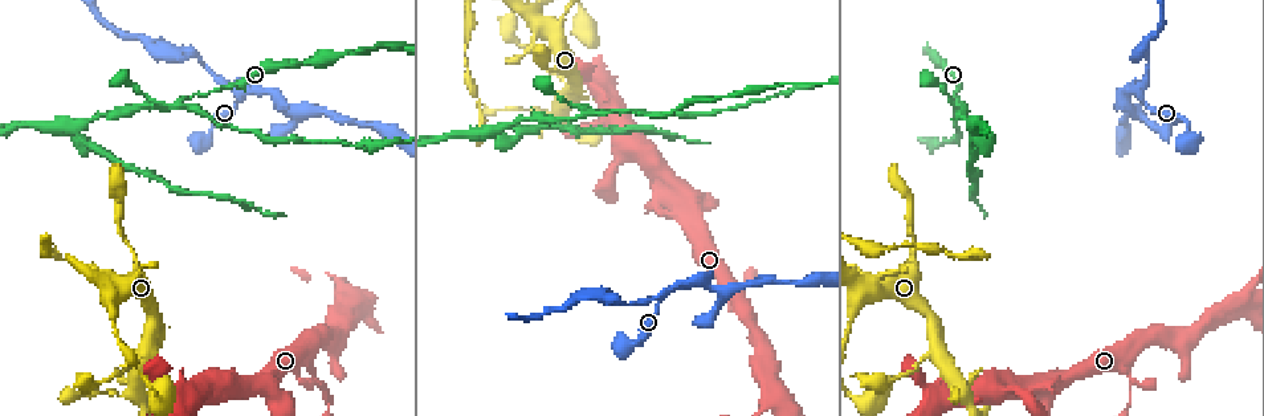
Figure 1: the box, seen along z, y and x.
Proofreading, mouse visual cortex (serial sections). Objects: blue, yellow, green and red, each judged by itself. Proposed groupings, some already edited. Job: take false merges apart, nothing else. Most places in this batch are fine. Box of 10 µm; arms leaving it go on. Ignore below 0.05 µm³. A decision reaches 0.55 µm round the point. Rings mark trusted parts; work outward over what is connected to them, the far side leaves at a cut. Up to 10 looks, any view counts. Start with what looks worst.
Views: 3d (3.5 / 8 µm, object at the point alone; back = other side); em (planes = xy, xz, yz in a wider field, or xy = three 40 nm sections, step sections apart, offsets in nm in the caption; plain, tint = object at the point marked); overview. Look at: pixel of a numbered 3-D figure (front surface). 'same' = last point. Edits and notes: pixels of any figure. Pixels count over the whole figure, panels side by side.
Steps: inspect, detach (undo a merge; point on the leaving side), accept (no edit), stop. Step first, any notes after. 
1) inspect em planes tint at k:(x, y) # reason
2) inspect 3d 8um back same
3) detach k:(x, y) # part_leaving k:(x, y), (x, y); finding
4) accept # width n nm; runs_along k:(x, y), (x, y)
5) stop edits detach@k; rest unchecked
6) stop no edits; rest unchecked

inspect 3d 3.5um at 1:(188, 97) # four or more arms meet

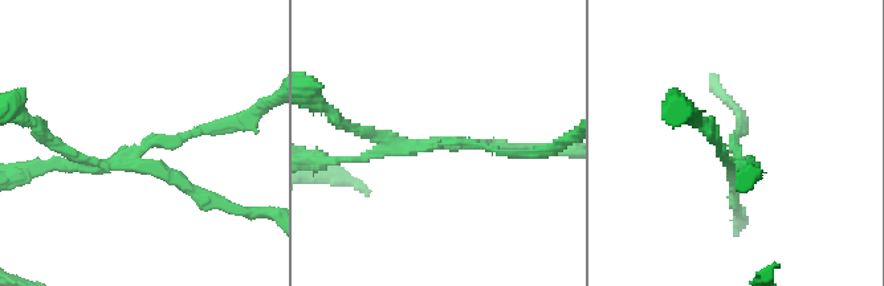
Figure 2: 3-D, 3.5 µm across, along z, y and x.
inspect em xy step 3 tint at 2:(146, 150) # arms 4; arm_widths 100, 150, 150, 150 nm; shape alone is not enough

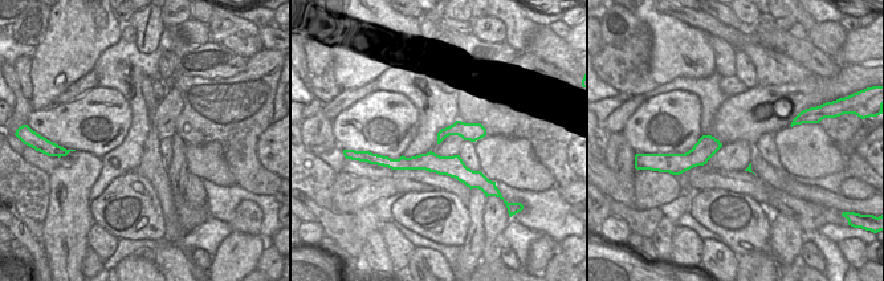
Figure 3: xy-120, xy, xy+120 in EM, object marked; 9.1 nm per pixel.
detach 2:(48, 137) # a second cell is stuck on

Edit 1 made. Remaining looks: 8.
inspect overview

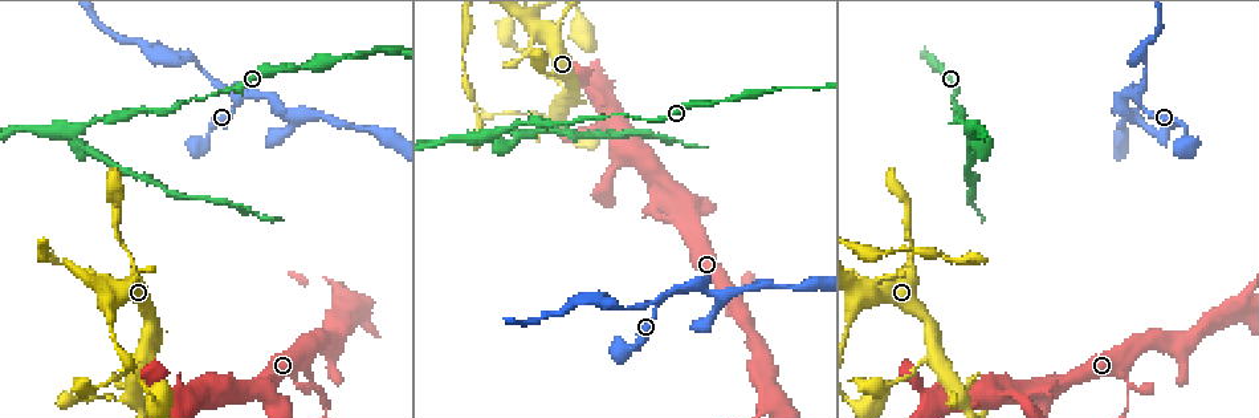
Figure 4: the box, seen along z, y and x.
inspect 3d 3.5um at 4:(673, 290)

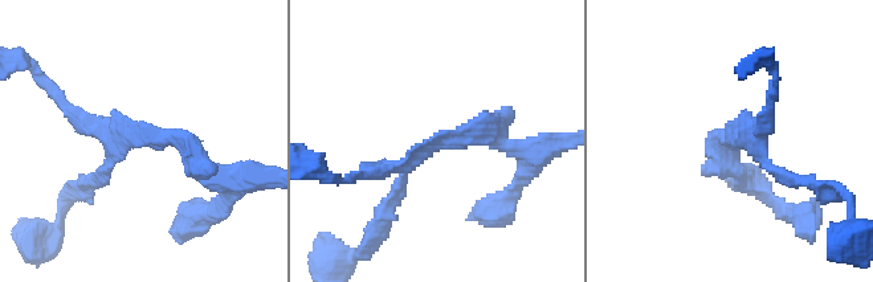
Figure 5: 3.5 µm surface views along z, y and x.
inspect em xy step 3 tint at 5:(438, 141) # need the tissue

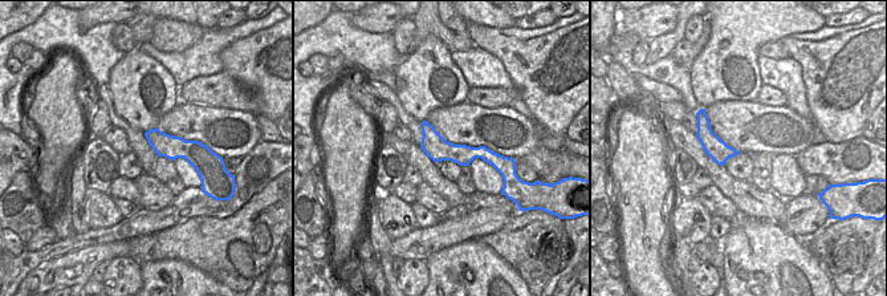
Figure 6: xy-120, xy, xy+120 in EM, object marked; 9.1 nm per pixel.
accept # runs_along 5:(102, 180), (118, 139), (179, 139), (211, 172); one cell here

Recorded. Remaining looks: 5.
inspect 3d 3.5um at 4:(495, 139) # sharp bend

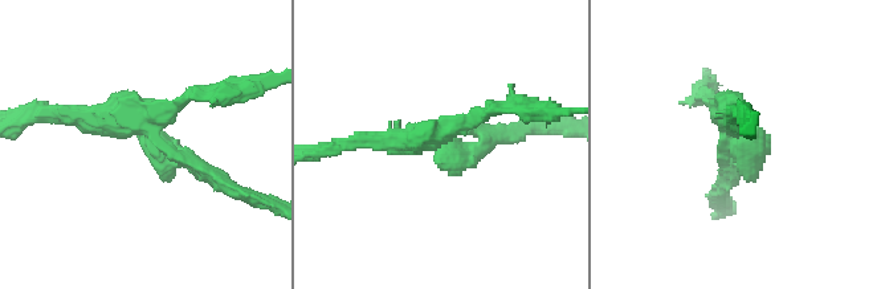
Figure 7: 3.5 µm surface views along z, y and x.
inspect em xy step 3 tint at 7:(144, 122) # arms 3; arm_widths 150, 250, 250 nm

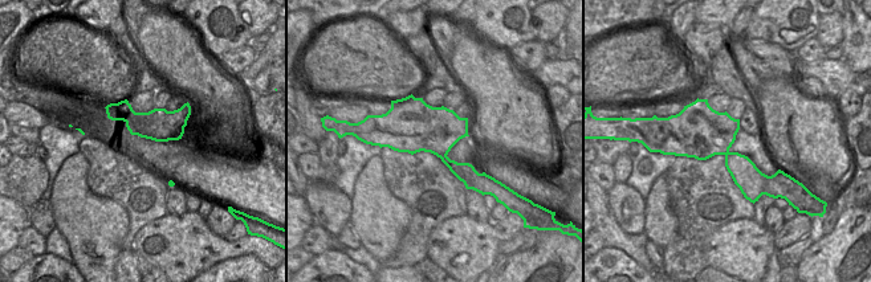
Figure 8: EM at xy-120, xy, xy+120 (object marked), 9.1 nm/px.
detach 7:(195, 162) # part_leaving 7:(146, 138), (252, 199); a second cell is stuck on

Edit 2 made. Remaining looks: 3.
inspect 3d 8um at 4:(937, 358) # a fork

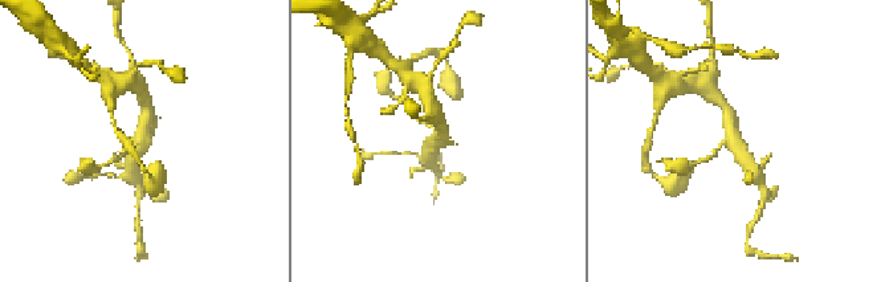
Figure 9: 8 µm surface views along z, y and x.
inspect em xy step 1 tint same # shape alone is not enough

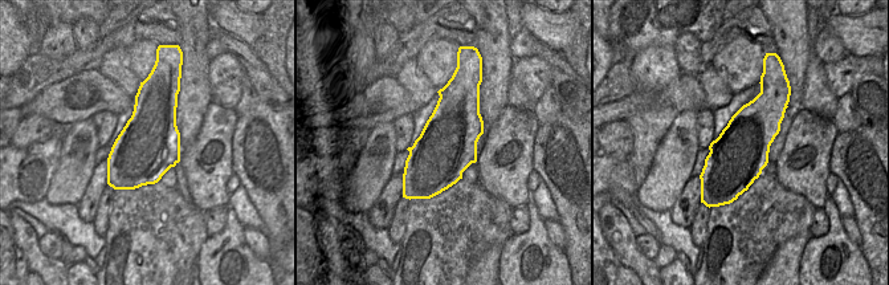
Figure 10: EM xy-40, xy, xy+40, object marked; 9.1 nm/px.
accept # arm_widths 100, 300, 400 nm; runs_along 9:(725, 106), (735, 146), (754, 172); continuous, no second cell

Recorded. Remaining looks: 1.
stop edits detach@2, detach@7; rest unchecked

